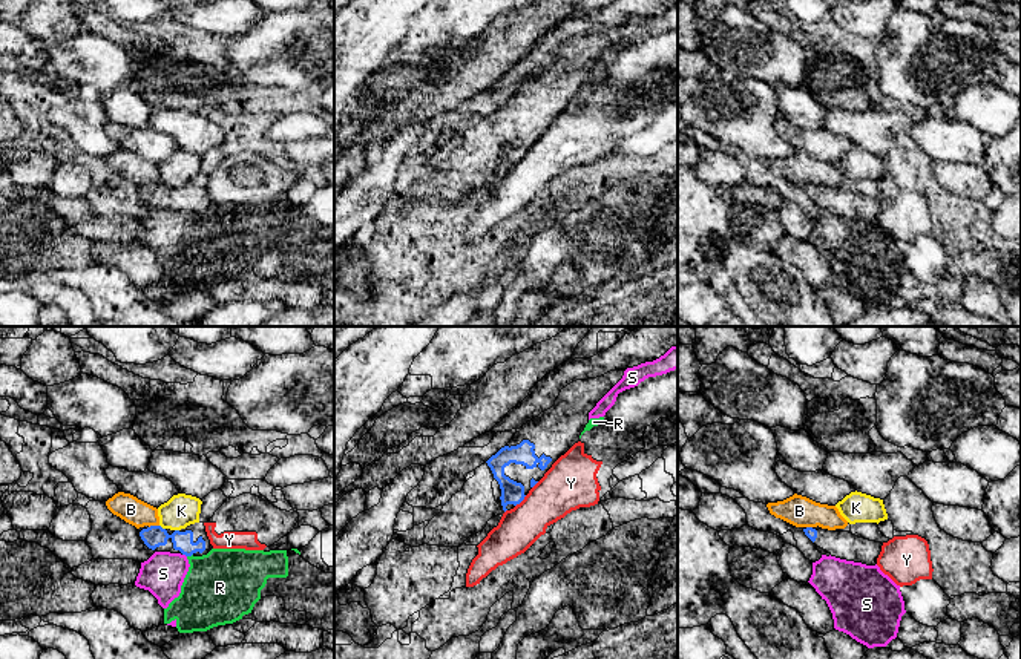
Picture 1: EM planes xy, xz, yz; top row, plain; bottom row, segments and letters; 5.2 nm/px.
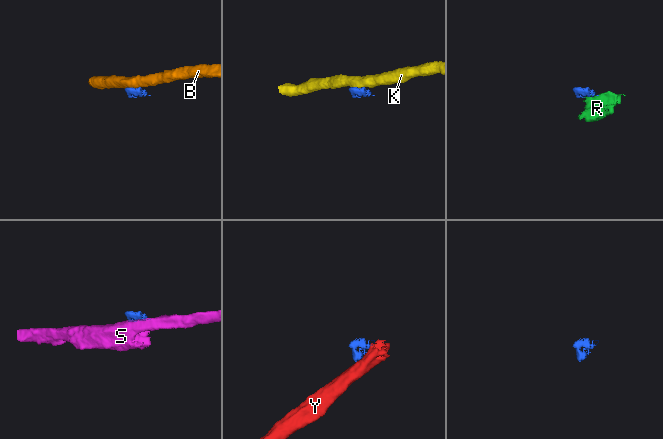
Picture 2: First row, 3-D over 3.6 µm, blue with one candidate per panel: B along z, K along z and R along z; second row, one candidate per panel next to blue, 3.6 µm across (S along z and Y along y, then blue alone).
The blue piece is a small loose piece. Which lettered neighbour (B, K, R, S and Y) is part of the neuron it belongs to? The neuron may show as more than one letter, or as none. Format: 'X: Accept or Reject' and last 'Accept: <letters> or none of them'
B: Reject
K: Reject
R: Reject
S: Reject
Y: Reject
Accept: none of them

